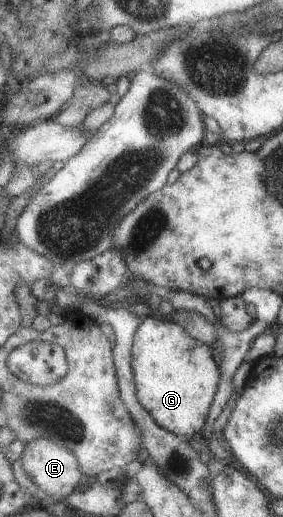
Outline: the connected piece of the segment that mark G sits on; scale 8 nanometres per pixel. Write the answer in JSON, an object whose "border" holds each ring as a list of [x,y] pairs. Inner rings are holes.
{"border":[[[157,313],[147,316],[136,334],[133,345],[133,370],[140,403],[163,428],[186,439],[207,432],[211,407],[221,386],[221,365],[216,363],[212,348],[190,335],[190,332],[178,322],[166,321]]]}

